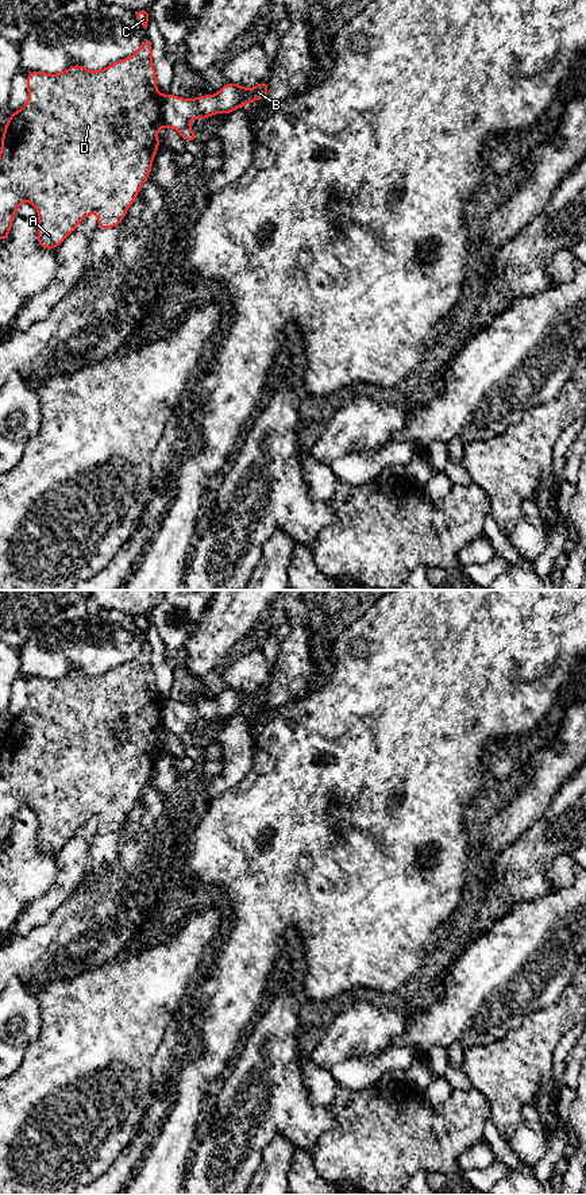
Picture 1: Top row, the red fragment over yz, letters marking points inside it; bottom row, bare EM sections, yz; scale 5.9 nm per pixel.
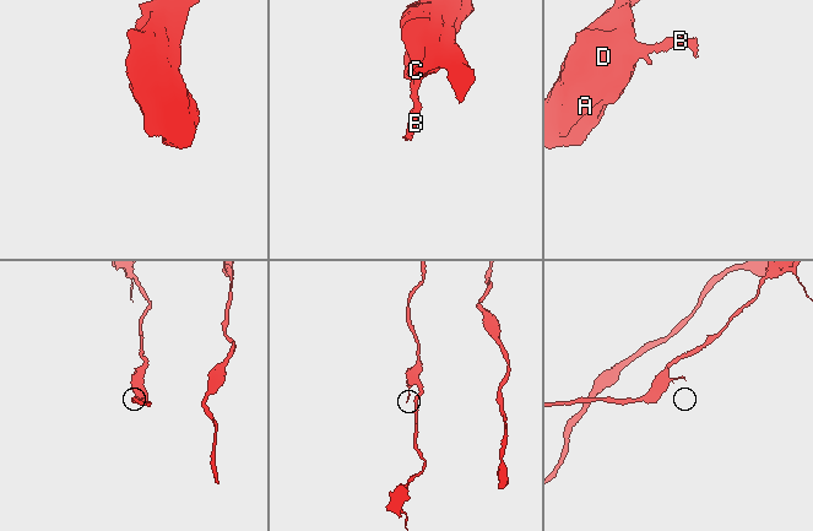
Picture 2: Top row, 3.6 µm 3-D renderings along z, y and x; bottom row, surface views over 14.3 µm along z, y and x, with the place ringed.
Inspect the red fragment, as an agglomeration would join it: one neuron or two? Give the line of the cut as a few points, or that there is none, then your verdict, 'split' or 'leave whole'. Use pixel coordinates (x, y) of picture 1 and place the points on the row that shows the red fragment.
cut in yz along (160, 95), (157, 126); split

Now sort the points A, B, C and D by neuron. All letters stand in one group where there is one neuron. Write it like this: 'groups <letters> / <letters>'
groups A C D / B

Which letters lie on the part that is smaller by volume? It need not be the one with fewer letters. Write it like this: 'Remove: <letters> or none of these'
Remove: B

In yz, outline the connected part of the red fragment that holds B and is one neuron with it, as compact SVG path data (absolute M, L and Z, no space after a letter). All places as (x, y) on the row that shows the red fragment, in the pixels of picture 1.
M261 81L255 88L243 88L230 82L219 89L217 95L204 95L197 99L177 97L170 93L159 95L158 127L171 127L188 140L197 140L197 135L189 128L196 117L208 119L216 112L231 113L234 109L248 105L252 100L265 99L269 85Z

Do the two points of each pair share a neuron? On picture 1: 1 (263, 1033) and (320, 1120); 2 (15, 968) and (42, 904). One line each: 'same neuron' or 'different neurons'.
1: same neuron
2: different neurons

